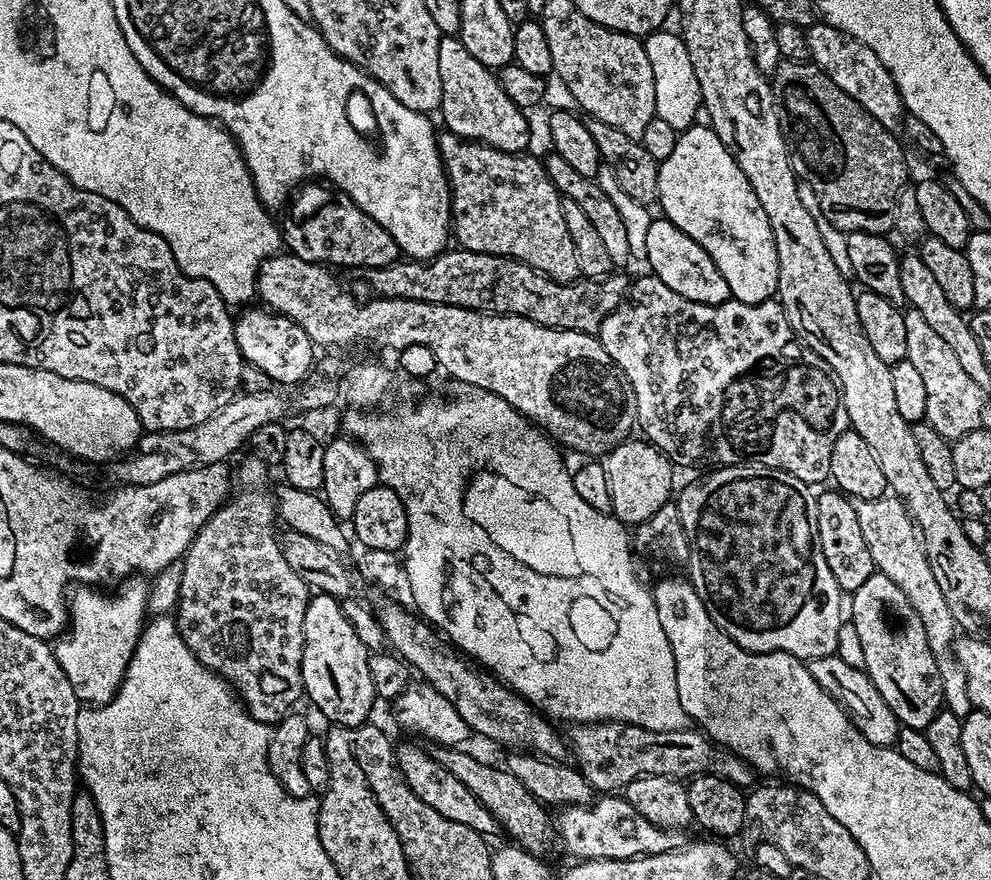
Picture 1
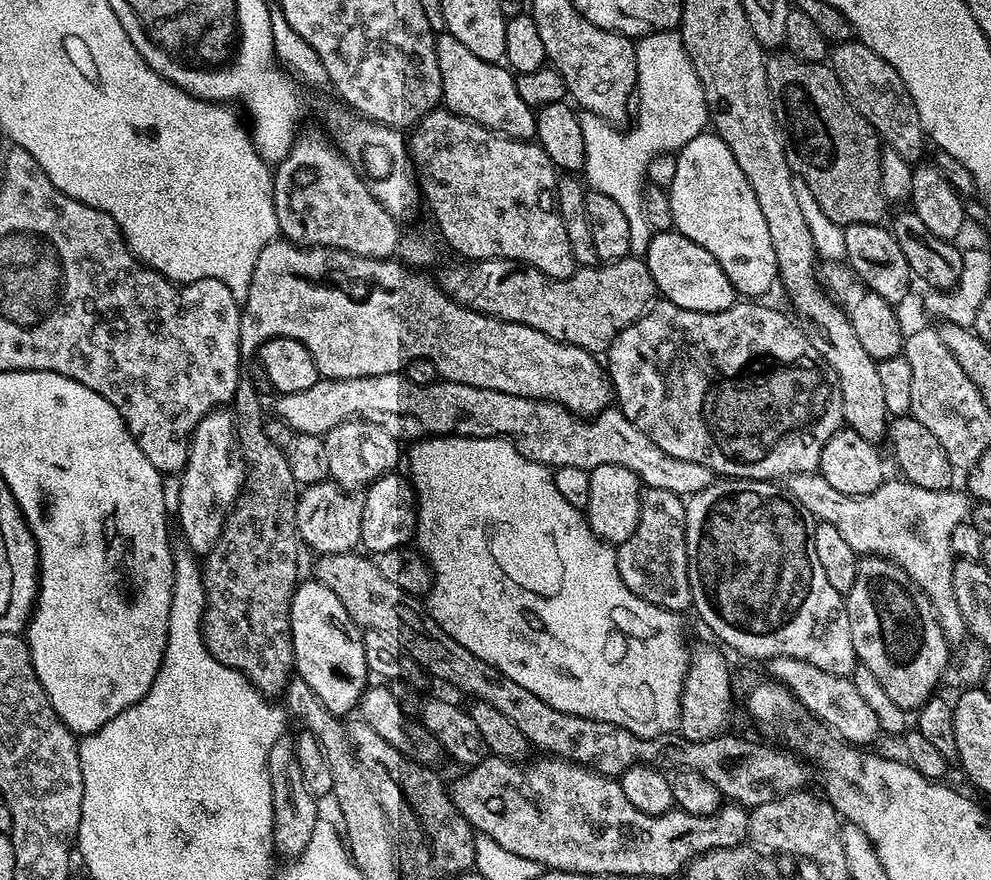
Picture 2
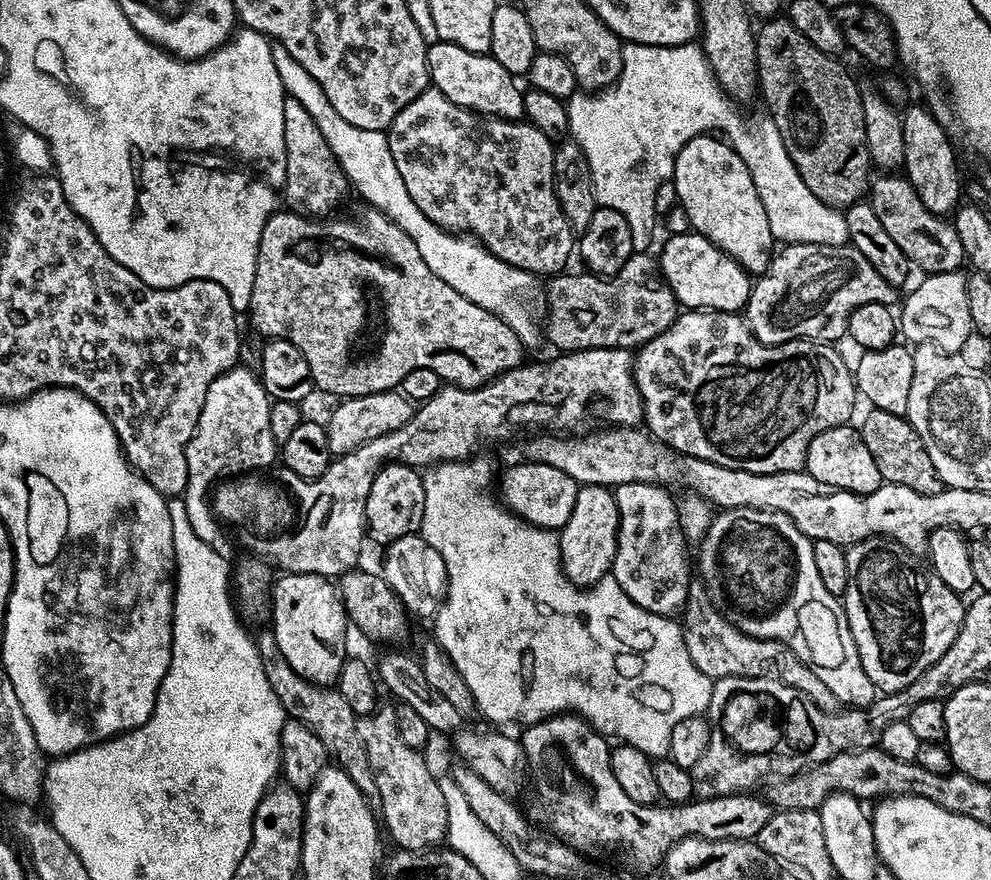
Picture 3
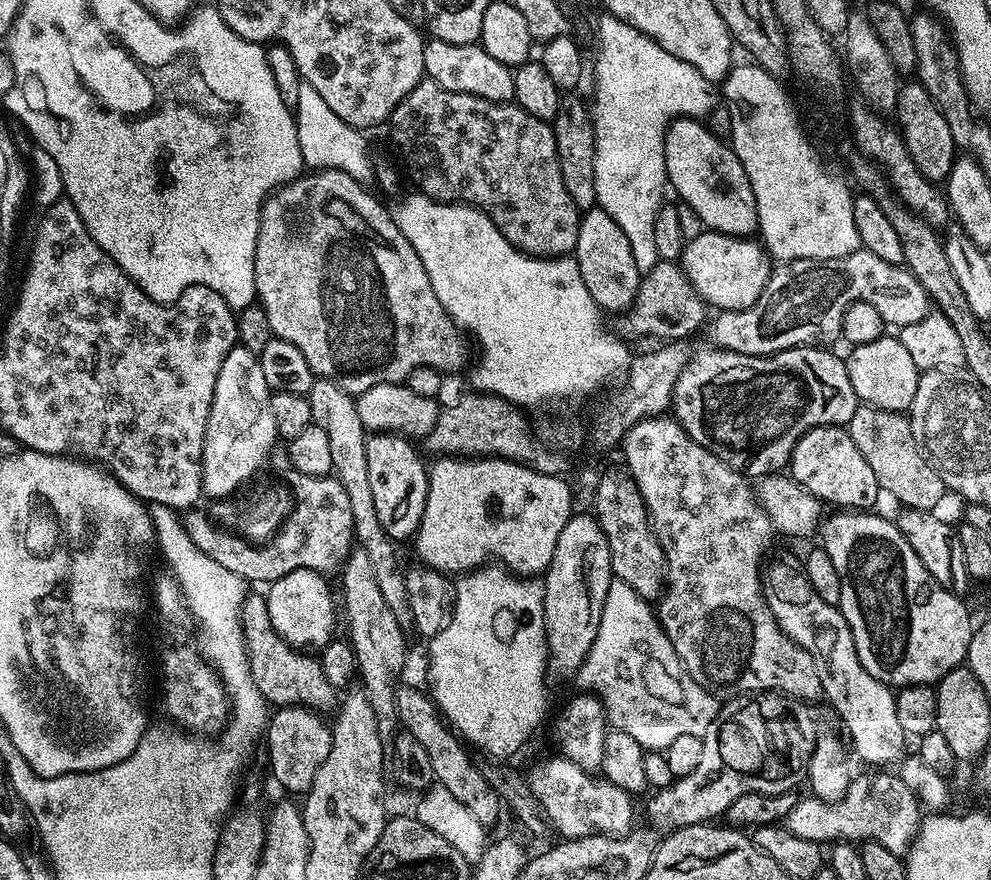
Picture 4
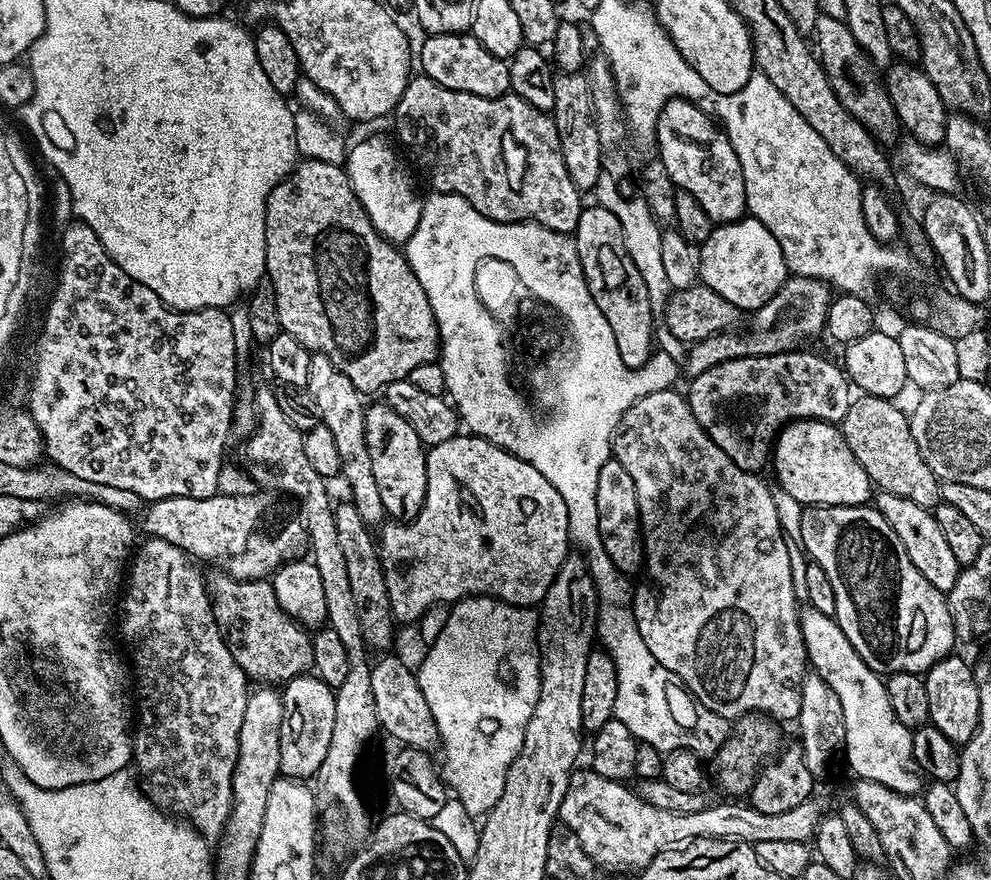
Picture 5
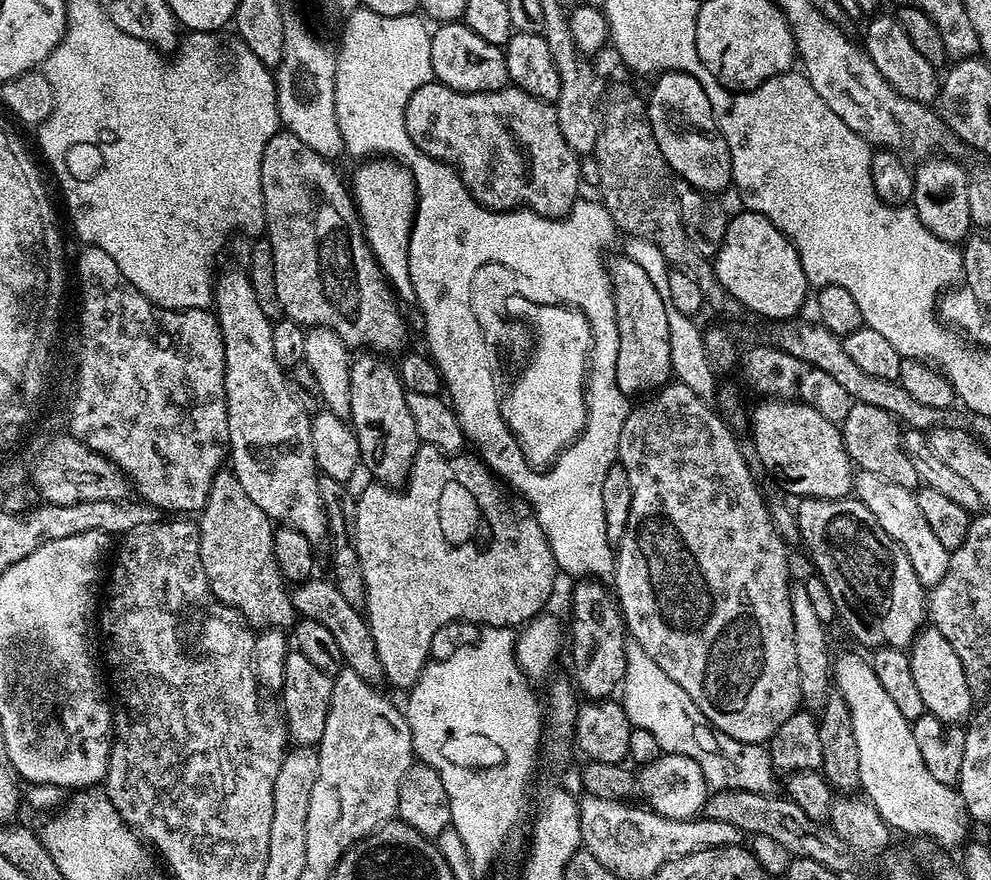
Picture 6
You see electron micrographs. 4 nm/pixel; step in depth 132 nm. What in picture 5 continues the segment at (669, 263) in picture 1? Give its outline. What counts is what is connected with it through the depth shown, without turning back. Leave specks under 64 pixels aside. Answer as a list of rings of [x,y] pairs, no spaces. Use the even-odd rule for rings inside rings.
[[[751,218],[713,227],[710,238],[699,245],[699,250],[702,283],[714,290],[714,294],[722,294],[726,302],[734,302],[734,306],[742,310],[766,306],[766,302],[770,302],[790,279],[778,238],[774,238],[774,234],[770,234],[762,222]]]

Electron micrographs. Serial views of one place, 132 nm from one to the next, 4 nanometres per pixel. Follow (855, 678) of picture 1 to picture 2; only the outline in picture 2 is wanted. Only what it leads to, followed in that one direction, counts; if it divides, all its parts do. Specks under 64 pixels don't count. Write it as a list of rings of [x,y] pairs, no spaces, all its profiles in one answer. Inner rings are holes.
[[[773,656],[767,661],[766,668],[773,681],[779,682],[795,696],[796,701],[816,717],[819,723],[827,726],[843,743],[853,746],[872,746],[876,735],[881,735],[877,715],[870,710],[868,703],[858,694],[852,679],[838,674],[826,674],[810,662],[802,662],[789,656]]]

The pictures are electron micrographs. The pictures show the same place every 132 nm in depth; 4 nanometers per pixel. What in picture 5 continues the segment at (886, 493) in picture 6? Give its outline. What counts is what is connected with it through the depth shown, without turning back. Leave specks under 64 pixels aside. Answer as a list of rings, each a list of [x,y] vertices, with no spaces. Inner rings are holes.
[[[882,491],[875,493],[874,507],[882,514],[882,518],[886,518],[886,522],[890,522],[890,530],[898,534],[898,542],[906,546],[906,554],[910,554],[910,562],[914,562],[918,574],[922,574],[922,578],[926,578],[934,590],[945,594],[954,590],[954,582],[958,582],[962,566],[958,558],[954,558],[954,553],[942,535],[942,529],[938,527],[935,511],[918,506],[918,502],[910,502],[910,498],[898,498],[898,494]]]

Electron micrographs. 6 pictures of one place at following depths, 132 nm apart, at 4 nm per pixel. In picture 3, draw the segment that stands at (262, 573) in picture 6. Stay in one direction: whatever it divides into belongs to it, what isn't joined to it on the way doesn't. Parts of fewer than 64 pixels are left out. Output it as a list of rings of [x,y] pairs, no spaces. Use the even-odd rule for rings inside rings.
[[[264,630],[261,636],[255,637],[256,649],[260,651],[262,666],[266,670],[266,678],[270,678],[270,686],[274,686],[274,694],[278,694],[278,702],[282,702],[285,713],[291,719],[302,722],[314,734],[318,734],[318,742],[326,746],[331,763],[338,766],[362,790],[368,798],[368,803],[376,806],[380,804],[378,786],[375,785],[374,774],[371,773],[370,763],[367,762],[366,748],[358,736],[358,717],[354,710],[350,710],[346,698],[332,686],[311,684],[306,678],[299,676],[294,669],[282,658],[282,650],[278,650],[276,640],[271,631]]]

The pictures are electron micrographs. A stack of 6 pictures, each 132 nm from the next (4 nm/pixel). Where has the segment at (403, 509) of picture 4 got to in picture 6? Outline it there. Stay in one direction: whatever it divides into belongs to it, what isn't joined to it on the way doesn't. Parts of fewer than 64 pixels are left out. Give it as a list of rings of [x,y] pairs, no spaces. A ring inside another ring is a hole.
[[[360,350],[355,353],[352,369],[350,370],[350,423],[352,431],[358,438],[360,447],[360,462],[363,471],[368,471],[373,481],[386,484],[389,488],[399,489],[408,479],[408,472],[416,457],[416,450],[422,441],[414,430],[414,418],[410,418],[408,393],[404,391],[404,384],[400,380],[397,365],[391,359],[371,350]]]

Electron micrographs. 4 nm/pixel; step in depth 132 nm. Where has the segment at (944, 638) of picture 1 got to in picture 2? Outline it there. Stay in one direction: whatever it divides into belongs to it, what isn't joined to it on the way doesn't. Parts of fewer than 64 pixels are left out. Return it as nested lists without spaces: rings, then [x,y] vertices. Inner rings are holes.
[[[803,472],[797,476],[787,477],[786,487],[791,496],[798,498],[798,502],[802,502],[806,510],[810,510],[816,521],[835,526],[842,533],[842,538],[846,538],[846,543],[858,554],[885,556],[887,560],[902,566],[902,570],[906,570],[906,574],[910,574],[912,581],[924,591],[926,598],[930,598],[934,606],[934,614],[938,618],[938,626],[942,626],[942,634],[949,645],[963,645],[969,631],[966,618],[962,618],[962,606],[958,606],[958,597],[954,595],[952,573],[954,557],[950,546],[950,534],[954,534],[954,526],[963,524],[969,519],[969,497],[963,491],[960,493],[956,492],[957,490],[946,492],[922,490],[922,486],[914,486],[903,478],[895,479],[885,479],[884,484],[878,486],[878,490],[865,496],[838,494],[838,490],[834,490],[834,486],[830,486],[830,482],[826,482],[826,478],[822,478],[816,472]]]

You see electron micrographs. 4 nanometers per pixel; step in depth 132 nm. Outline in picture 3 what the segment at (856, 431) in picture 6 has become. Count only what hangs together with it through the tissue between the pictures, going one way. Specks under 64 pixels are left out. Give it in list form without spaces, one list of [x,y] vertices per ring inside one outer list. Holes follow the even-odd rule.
[[[872,408],[865,414],[864,421],[858,424],[858,431],[874,457],[884,483],[910,486],[910,490],[918,490],[918,494],[938,494],[944,489],[944,483],[934,470],[934,457],[928,445],[907,418],[881,408]]]

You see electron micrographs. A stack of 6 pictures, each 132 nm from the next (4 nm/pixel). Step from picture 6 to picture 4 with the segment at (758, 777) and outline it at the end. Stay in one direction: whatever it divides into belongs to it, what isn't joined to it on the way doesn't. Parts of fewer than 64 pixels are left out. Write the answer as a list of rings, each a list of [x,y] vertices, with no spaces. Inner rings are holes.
[[[613,579],[604,604],[608,608],[608,620],[600,620],[598,622],[598,630],[596,631],[594,642],[590,646],[590,650],[584,659],[584,664],[581,665],[578,672],[580,676],[584,675],[584,684],[588,687],[585,689],[602,702],[609,725],[611,725],[612,728],[622,730],[626,734],[631,734],[646,750],[667,749],[668,744],[674,742],[674,738],[682,734],[703,737],[704,732],[710,726],[710,722],[714,722],[714,718],[716,717],[716,709],[718,707],[717,697],[713,696],[712,693],[706,689],[700,688],[698,682],[694,682],[690,678],[690,674],[684,668],[684,663],[678,658],[678,654],[670,642],[670,638],[664,633],[664,627],[660,624],[653,605],[649,603],[649,601],[643,600],[638,594],[634,594],[634,590],[630,590],[630,586],[626,586],[626,582],[622,582],[618,579]]]

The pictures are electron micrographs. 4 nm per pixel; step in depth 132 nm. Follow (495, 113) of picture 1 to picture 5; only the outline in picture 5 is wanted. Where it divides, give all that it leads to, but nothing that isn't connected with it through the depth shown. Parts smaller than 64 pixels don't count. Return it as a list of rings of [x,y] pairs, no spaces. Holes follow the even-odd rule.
[[[455,32],[437,36],[425,35],[423,39],[420,48],[418,44],[418,68],[434,82],[450,90],[478,94],[482,98],[502,96],[509,91],[508,61],[490,54],[490,50],[486,50],[486,46],[482,46],[482,42],[475,40],[470,34]]]

